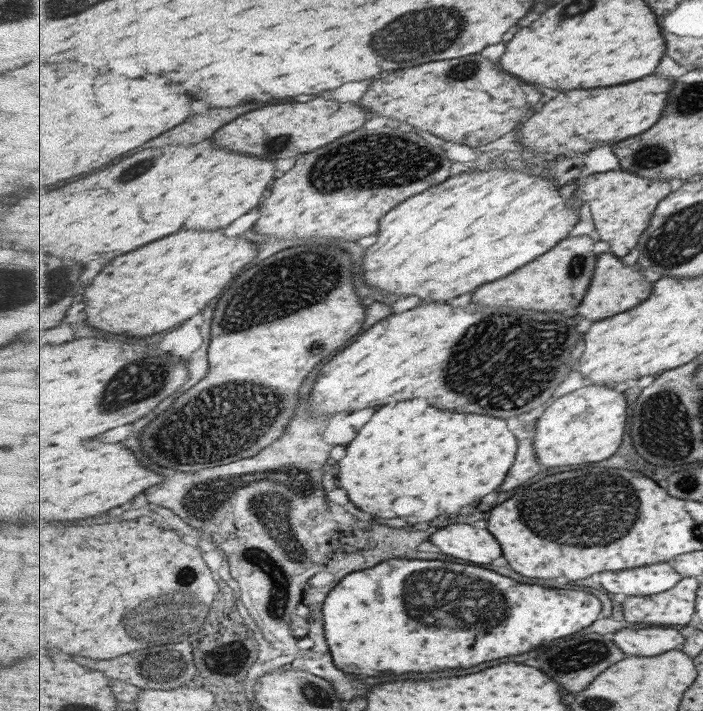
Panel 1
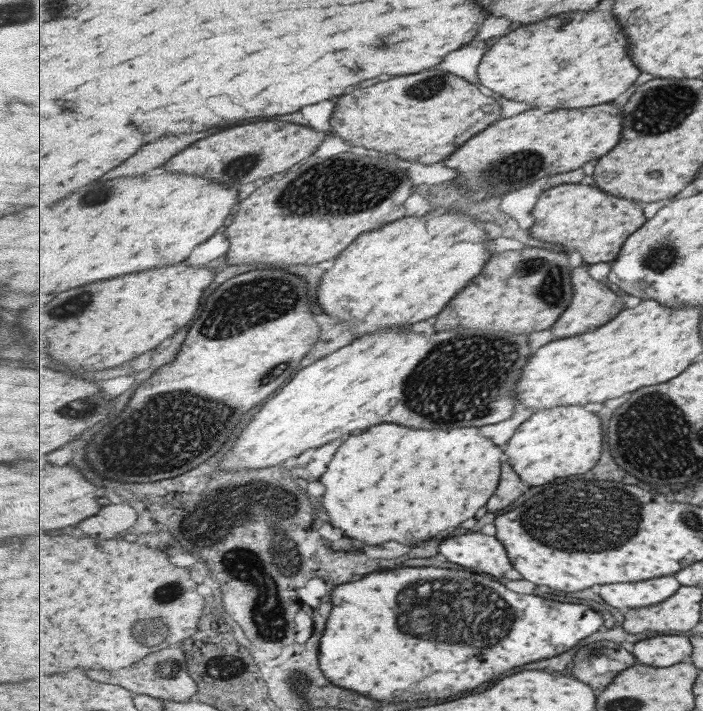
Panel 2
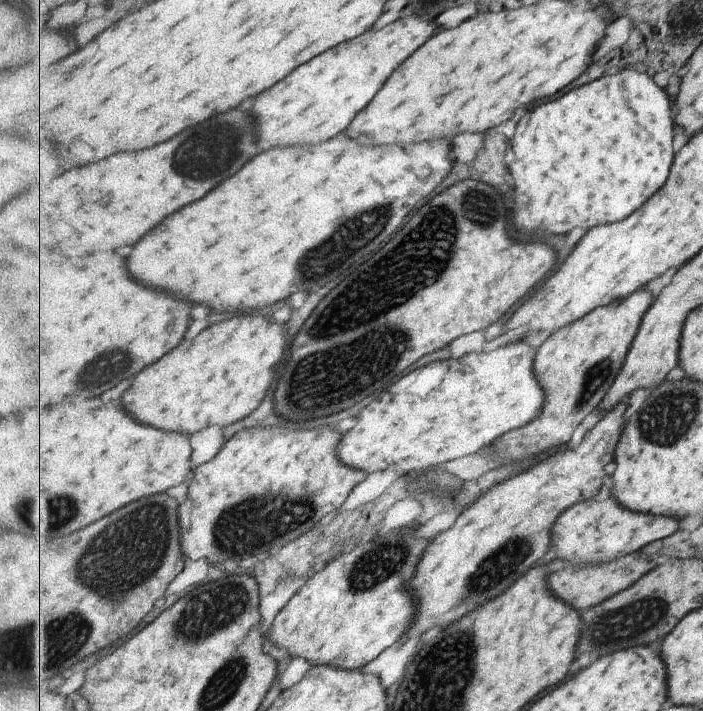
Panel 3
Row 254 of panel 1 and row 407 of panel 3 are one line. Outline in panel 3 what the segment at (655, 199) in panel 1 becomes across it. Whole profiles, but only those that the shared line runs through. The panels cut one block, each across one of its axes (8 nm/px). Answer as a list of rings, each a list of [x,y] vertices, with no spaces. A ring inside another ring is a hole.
[[[626,401],[605,414],[576,449],[567,445],[563,452],[539,460],[530,469],[491,487],[456,518],[451,528],[431,540],[418,562],[416,578],[412,580],[412,592],[416,593],[416,619],[401,640],[410,641],[425,636],[433,629],[449,628],[480,605],[506,593],[530,568],[551,556],[551,535],[556,520],[568,508],[595,498],[603,486],[605,474],[615,463],[616,448],[627,424],[624,422]]]

